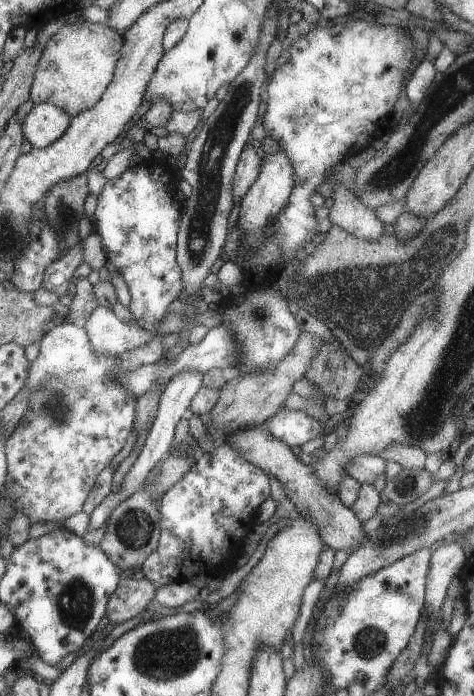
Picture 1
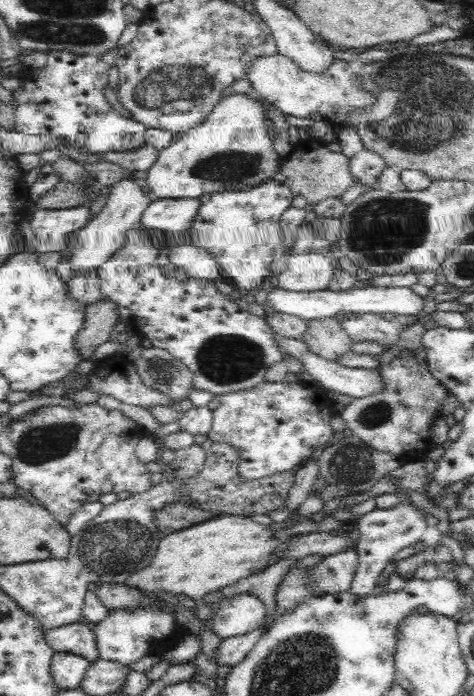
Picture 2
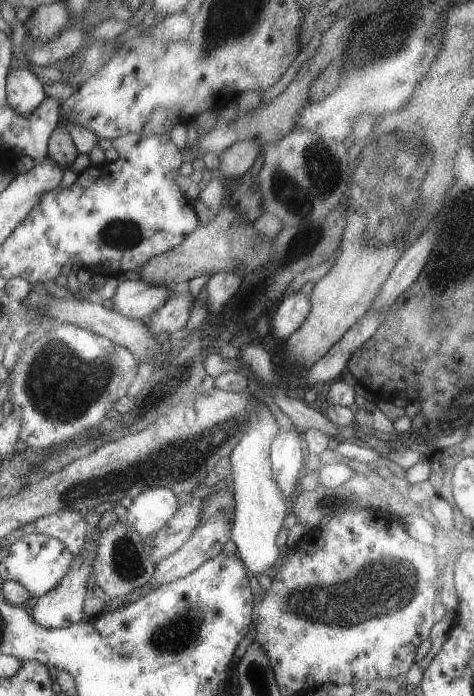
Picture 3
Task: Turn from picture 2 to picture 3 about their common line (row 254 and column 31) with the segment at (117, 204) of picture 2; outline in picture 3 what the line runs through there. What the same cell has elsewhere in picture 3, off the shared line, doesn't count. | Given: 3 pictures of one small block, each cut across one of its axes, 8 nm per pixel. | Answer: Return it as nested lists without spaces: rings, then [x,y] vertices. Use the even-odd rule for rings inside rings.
[[[26,66],[8,72],[6,103],[18,116],[28,116],[46,97],[43,85]]]

